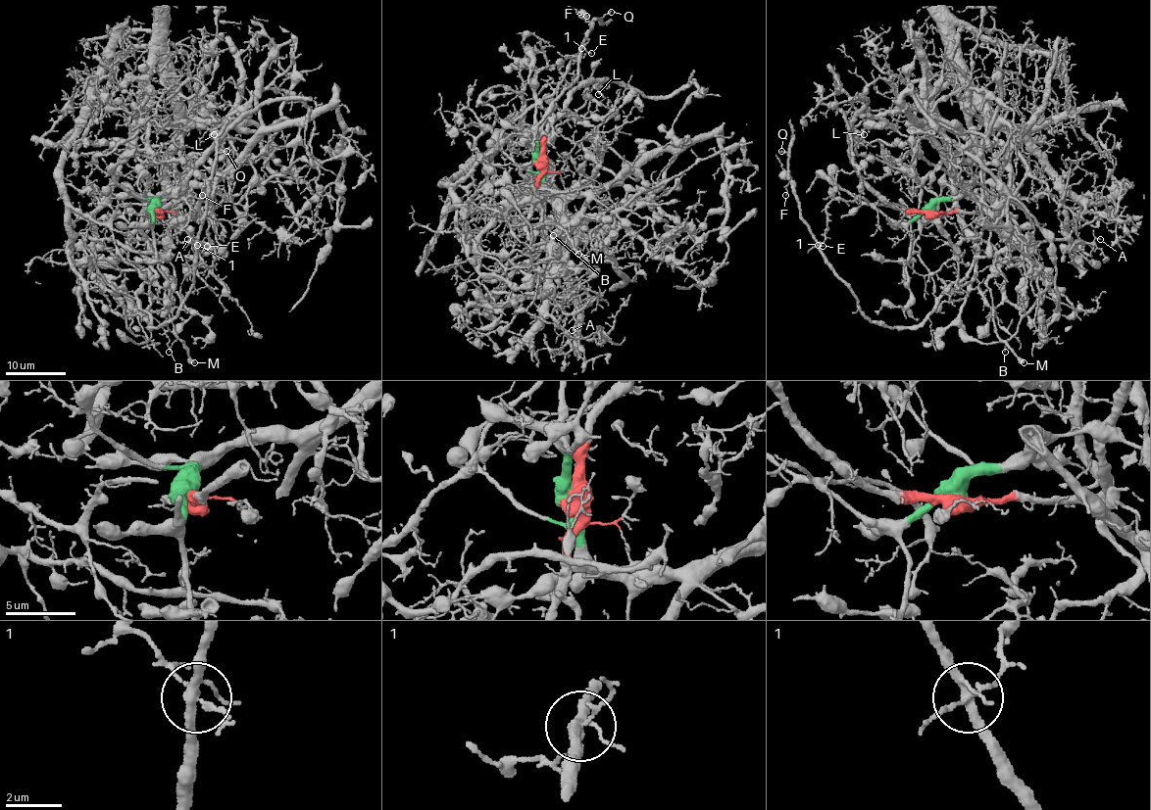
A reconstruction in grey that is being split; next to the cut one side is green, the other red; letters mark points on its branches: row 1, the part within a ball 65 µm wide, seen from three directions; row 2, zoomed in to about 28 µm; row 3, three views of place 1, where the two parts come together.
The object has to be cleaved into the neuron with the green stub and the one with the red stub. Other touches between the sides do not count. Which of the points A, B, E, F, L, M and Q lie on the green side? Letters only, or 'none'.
A

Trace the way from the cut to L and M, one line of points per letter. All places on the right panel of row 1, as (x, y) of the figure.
L: (931, 213), (895, 210), (862, 177), (852, 154), (852, 141), (855, 134), (864, 134)
M: (931, 213), (986, 213), (992, 218), (992, 224), (1009, 241), (995, 259), (987, 288), (996, 334), (1024, 363)

